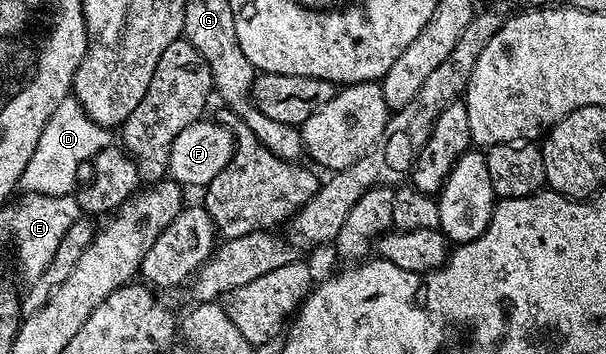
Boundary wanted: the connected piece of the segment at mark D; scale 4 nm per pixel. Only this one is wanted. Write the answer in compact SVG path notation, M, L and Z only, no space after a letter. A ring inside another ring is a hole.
M74 97L62 99L57 109L53 109L53 117L49 117L45 129L41 129L41 141L37 141L37 149L33 149L33 157L29 157L29 165L21 173L18 190L50 196L72 194L77 187L77 165L92 161L99 151L112 146L111 135L108 128L91 120Z

